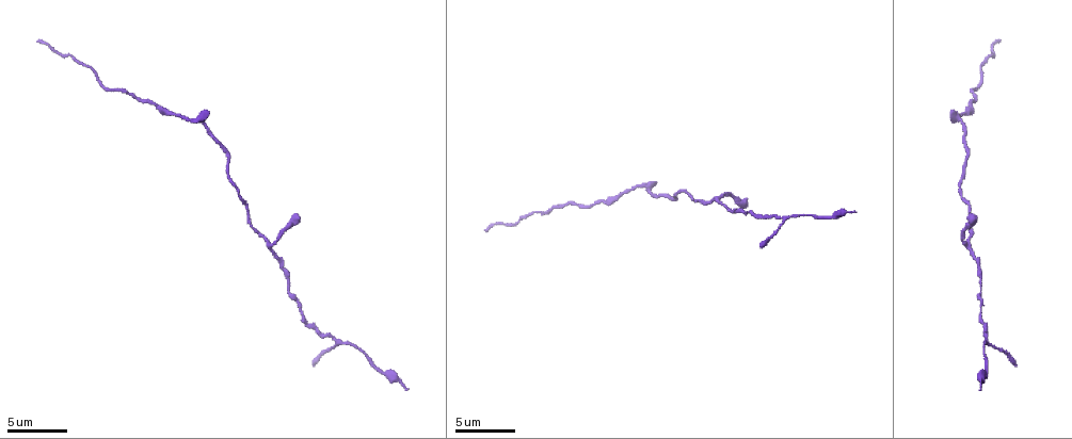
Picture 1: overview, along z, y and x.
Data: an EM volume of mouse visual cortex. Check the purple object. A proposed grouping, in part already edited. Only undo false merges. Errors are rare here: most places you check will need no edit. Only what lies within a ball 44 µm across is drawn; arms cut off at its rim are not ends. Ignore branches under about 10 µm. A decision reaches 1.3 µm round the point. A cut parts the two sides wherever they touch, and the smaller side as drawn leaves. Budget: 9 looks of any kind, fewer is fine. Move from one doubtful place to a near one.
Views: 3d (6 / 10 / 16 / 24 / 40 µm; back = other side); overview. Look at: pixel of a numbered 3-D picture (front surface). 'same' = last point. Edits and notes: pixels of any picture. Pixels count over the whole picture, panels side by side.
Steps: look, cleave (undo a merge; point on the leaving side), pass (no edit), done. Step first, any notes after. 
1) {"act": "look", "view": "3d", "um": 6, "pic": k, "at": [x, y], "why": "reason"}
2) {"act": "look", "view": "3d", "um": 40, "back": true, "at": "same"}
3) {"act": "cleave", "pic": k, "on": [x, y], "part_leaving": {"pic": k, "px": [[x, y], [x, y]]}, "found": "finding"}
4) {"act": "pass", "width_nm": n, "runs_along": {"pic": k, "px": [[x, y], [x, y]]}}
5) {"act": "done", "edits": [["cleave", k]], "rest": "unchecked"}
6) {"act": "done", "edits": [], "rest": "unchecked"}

{"act": "look", "view": "3d", "um": 10, "pic": 1, "at": [644, 184], "why": "three-way junction"}

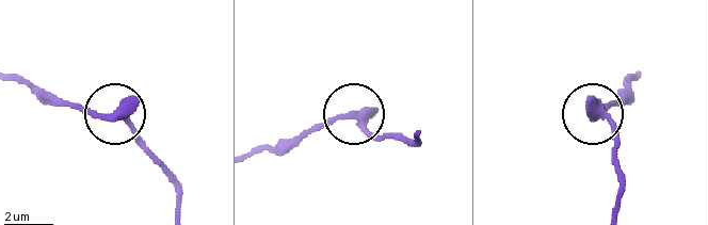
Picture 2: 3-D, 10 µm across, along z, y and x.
{"act": "look", "view": "3d", "um": 6, "pic": 2, "at": [113, 115]}

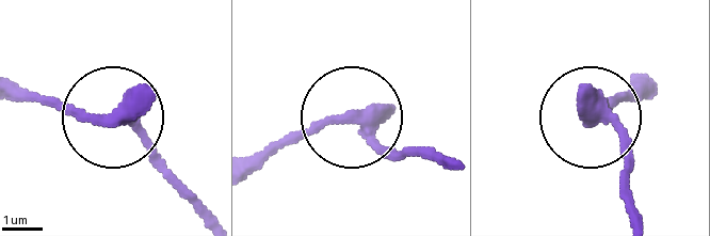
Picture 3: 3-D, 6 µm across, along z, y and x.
{"act": "pass", "arms": 3, "found": "continuous, no second neuron"}

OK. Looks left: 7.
{"act": "look", "view": "3d", "um": 10, "pic": 1, "at": [973, 230]}

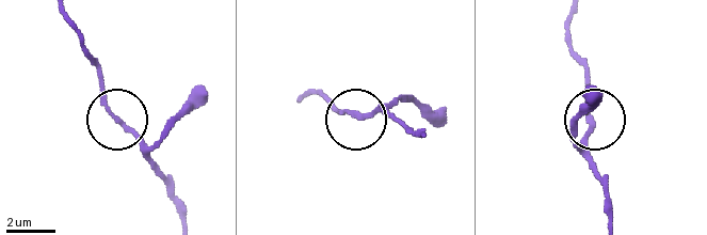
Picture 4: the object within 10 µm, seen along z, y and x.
{"act": "pass", "runs_along": {"pic": 4, "px": [[319, 91], [355, 119], [379, 109], [390, 113]]}, "found": "continuous, no second neuron"}

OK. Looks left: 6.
{"act": "look", "view": "3d", "um": 10, "pic": 1, "at": [347, 342], "why": "three-way junction"}

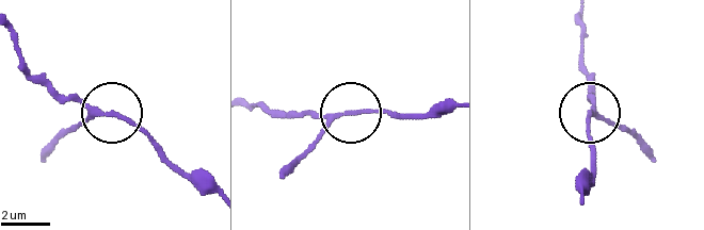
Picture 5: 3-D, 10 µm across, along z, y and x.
{"act": "look", "view": "3d", "um": 10, "back": true, "pic": 5, "at": [353, 110]}

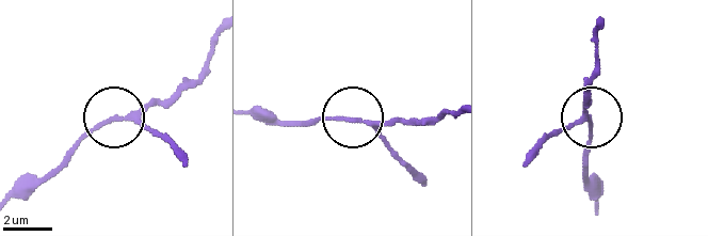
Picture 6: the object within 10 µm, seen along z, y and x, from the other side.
{"act": "pass", "width_nm": 150, "runs_along": {"pic": 6, "px": [[214, 48], [199, 73], [170, 95], [108, 118], [55, 169]]}, "found": "all the same neuron"}

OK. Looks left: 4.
{"act": "look", "view": "3d", "um": 10, "pic": 1, "at": [288, 288], "why": "a narrow waist"}

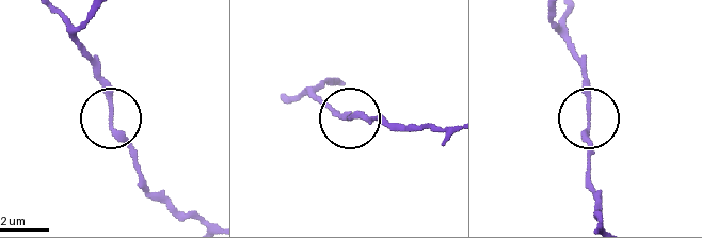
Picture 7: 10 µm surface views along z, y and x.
{"act": "pass", "runs_along": {"pic": 7, "px": [[564, 20], [562, 32], [587, 88], [587, 164]]}, "found": "continuous, no second neuron"}

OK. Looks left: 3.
{"act": "done", "edits": [], "rest": "unchecked"}

